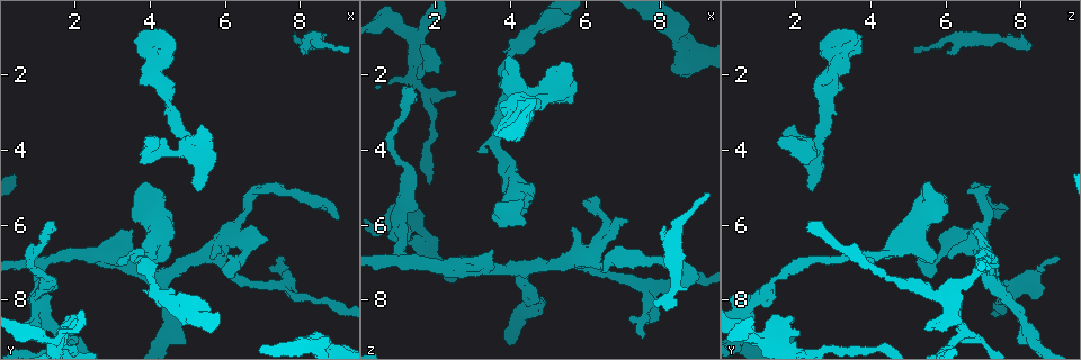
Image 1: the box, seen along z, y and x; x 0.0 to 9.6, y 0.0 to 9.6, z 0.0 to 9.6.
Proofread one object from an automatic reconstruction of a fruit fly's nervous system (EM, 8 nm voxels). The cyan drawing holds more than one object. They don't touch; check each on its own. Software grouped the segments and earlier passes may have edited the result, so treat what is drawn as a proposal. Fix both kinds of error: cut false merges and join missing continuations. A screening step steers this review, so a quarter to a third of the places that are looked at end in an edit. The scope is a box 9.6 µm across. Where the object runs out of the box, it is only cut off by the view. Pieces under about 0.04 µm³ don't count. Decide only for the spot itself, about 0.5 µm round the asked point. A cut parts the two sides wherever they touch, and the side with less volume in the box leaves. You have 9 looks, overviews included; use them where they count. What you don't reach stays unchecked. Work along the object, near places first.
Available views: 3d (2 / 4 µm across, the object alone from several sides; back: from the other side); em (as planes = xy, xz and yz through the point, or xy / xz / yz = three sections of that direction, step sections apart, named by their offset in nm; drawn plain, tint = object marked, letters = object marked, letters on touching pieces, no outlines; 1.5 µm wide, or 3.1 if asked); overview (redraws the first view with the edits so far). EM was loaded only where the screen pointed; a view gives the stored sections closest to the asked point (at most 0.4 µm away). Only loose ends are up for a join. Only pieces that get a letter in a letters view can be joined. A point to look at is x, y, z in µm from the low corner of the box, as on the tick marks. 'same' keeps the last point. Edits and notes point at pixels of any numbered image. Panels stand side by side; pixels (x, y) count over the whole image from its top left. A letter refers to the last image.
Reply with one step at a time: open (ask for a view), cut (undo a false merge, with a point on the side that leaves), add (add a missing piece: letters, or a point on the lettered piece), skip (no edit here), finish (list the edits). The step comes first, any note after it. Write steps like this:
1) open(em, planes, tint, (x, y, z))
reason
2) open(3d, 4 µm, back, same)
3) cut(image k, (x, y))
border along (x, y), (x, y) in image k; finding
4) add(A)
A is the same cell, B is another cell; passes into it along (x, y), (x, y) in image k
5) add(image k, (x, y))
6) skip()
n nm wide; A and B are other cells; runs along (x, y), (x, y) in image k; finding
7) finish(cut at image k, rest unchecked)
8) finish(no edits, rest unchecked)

open(3d, 2 µm, (8.15, 1.45, 5.95))
free end

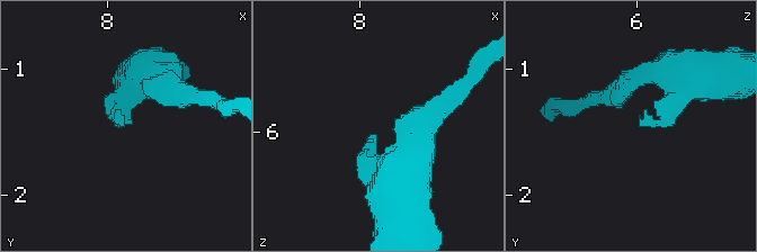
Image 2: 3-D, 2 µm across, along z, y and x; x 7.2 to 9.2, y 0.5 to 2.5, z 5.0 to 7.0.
open(em, planes, tint, (8.12, 1.42, 6.02))

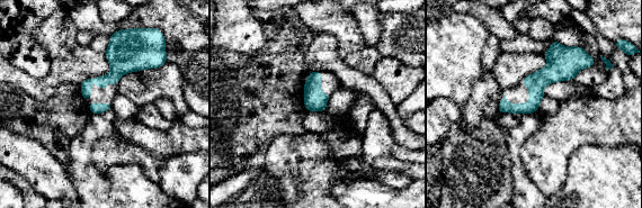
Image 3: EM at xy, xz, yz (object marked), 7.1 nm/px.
open(em, planes, letters, same)

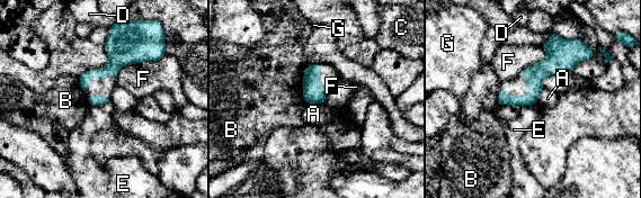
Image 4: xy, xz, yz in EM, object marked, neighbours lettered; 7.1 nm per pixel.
skip()
A, B, C, D, E, F and G are other cells; runs along (554, 64), (525, 100), (500, 101) in image 4; no lettered piece goes on from it

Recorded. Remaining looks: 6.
open(em, xy, step 4, tint, (3.10, 7.10, 4.05))
branch stops here

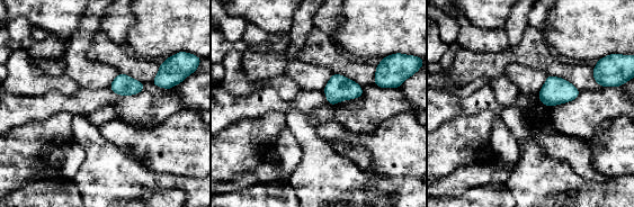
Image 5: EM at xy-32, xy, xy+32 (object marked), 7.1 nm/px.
open(em, planes, letters, same)
cut it another way

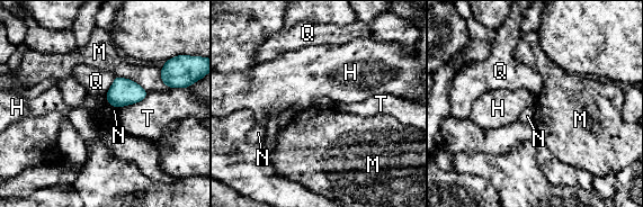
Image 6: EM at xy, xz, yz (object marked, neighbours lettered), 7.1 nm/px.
skip()
H, M, N, Q and T are other cells; no lettered piece goes on from it

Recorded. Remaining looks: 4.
open(em, xy, step 8, tint, (3.95, 7.50, 1.35))
thin neck

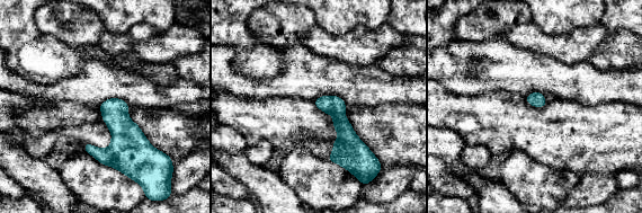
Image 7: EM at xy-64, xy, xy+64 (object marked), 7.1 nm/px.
open(em, planes, letters, same)

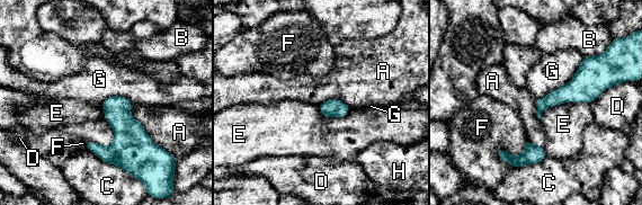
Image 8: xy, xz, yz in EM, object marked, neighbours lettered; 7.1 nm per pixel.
skip()
A, B, C, D, E, F, G and H are other cells; all the same neuron

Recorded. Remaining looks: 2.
open(em, 3.1 µm, xz, step 16, tint, (1.50, 8.75, 6.35))
a fork

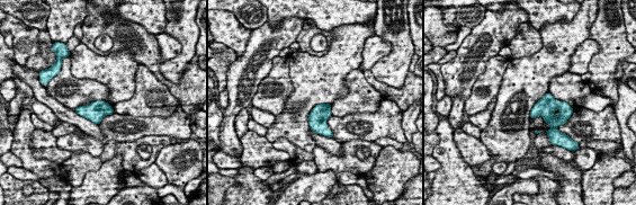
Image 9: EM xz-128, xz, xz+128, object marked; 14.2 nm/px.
open(em, 3.1 µm, planes, letters, same)

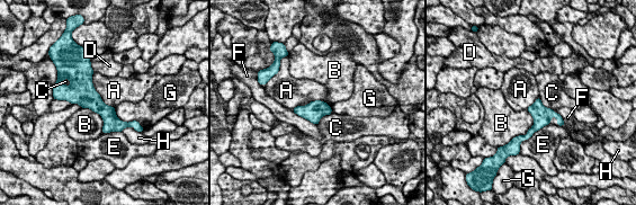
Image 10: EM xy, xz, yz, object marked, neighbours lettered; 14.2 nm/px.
skip()
A, B, C, D, E, F, G and H are other cells; one neuron here

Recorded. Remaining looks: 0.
finish(no edits, rest unchecked)

